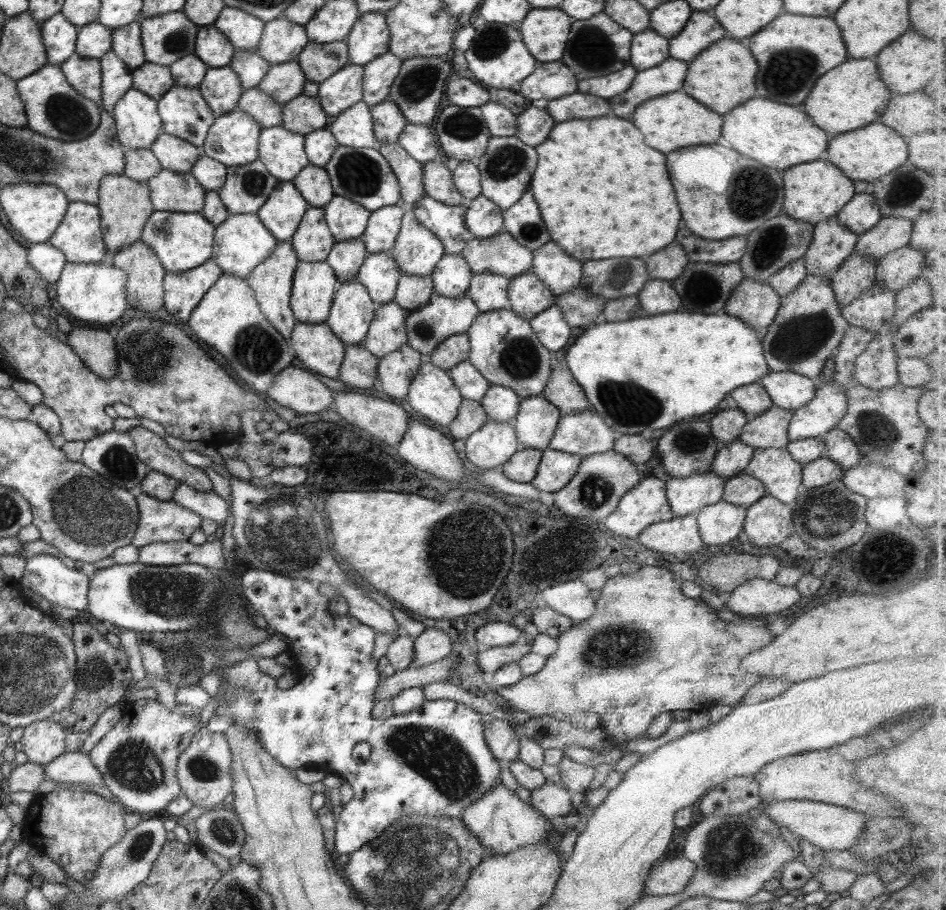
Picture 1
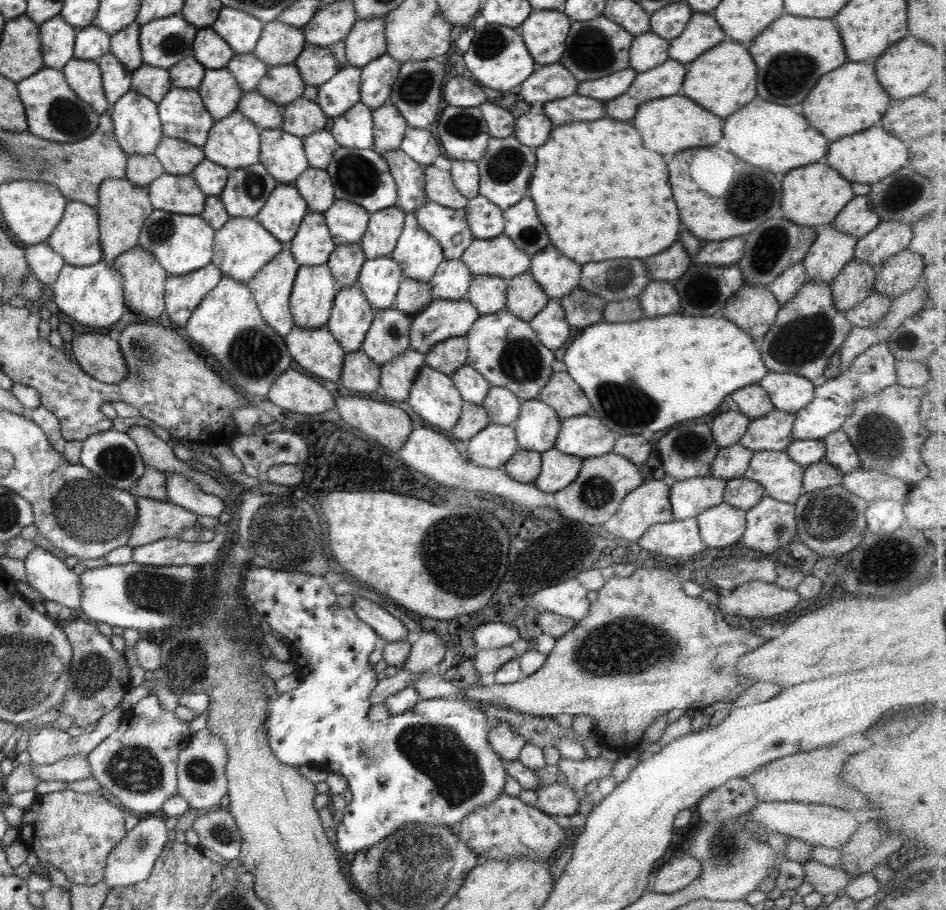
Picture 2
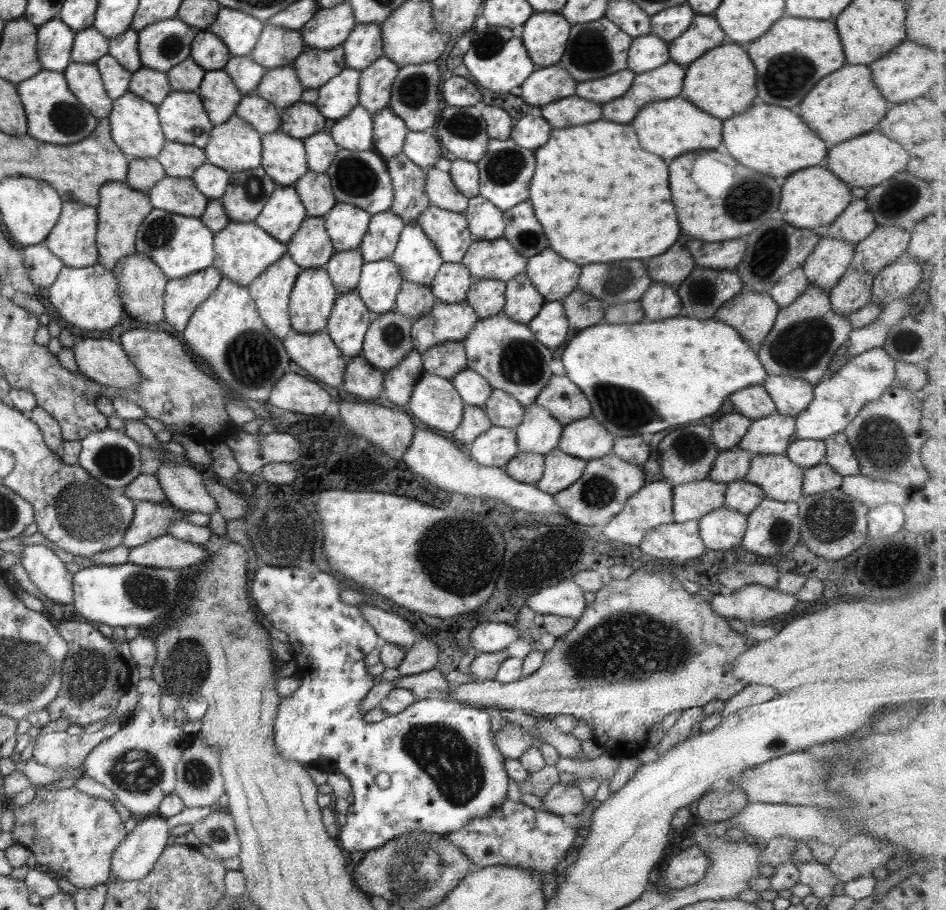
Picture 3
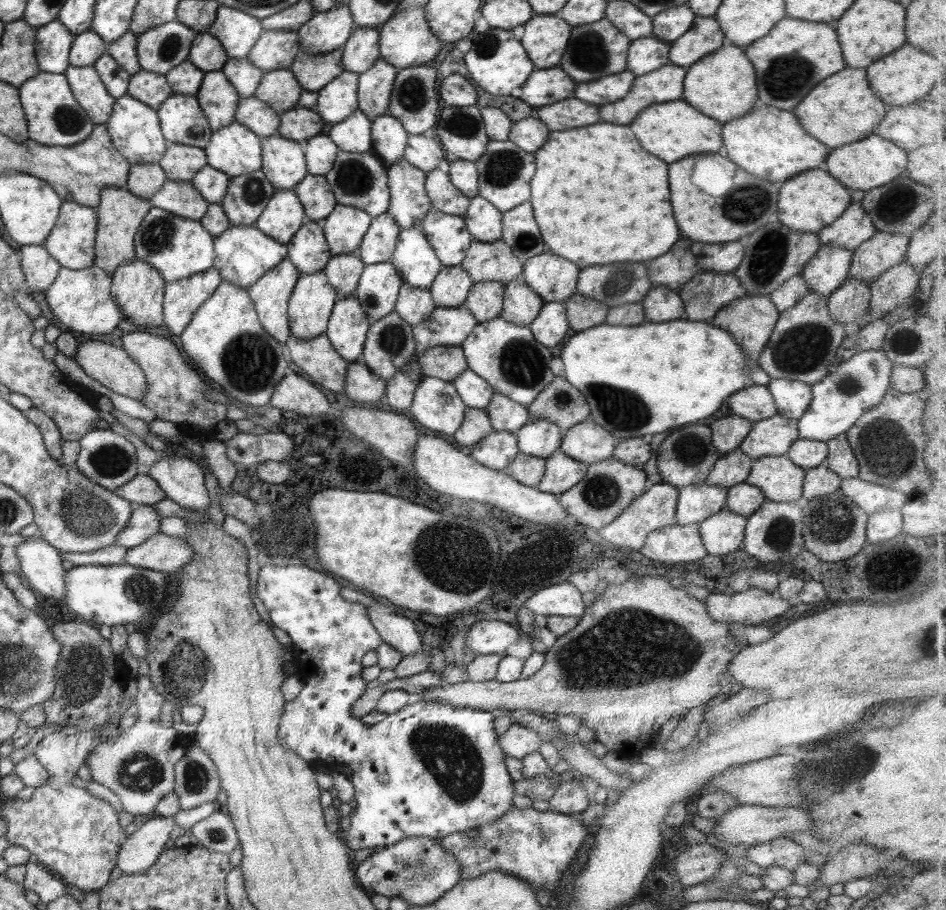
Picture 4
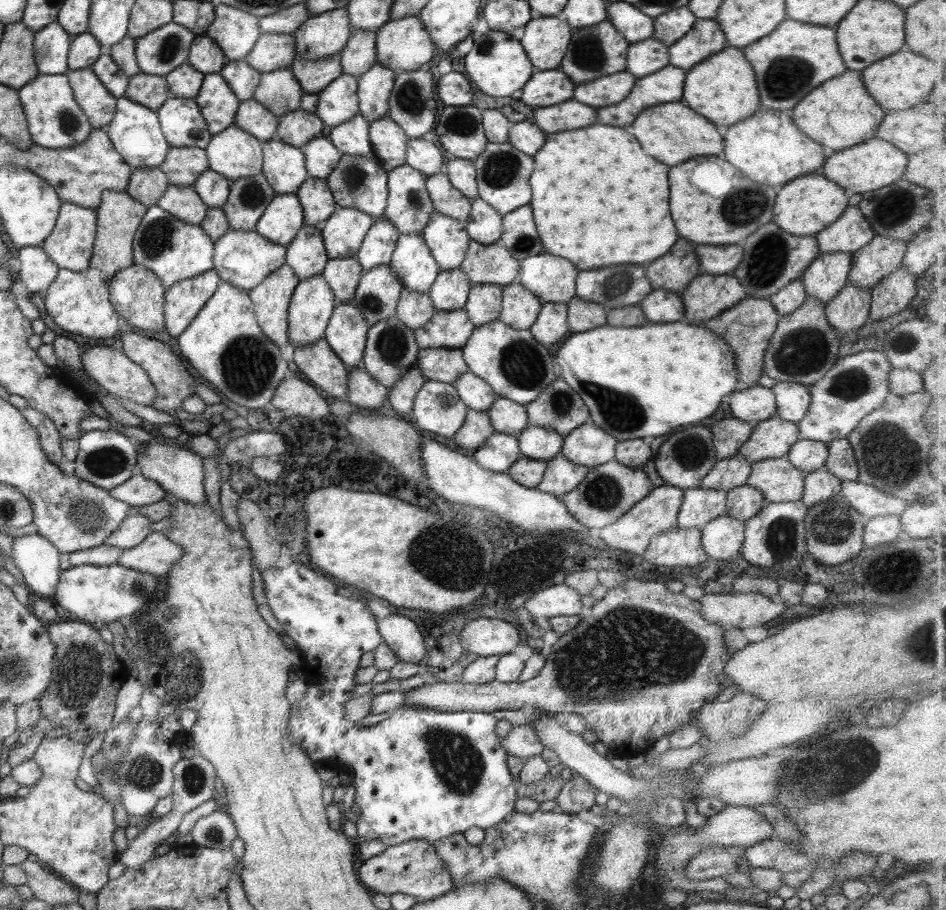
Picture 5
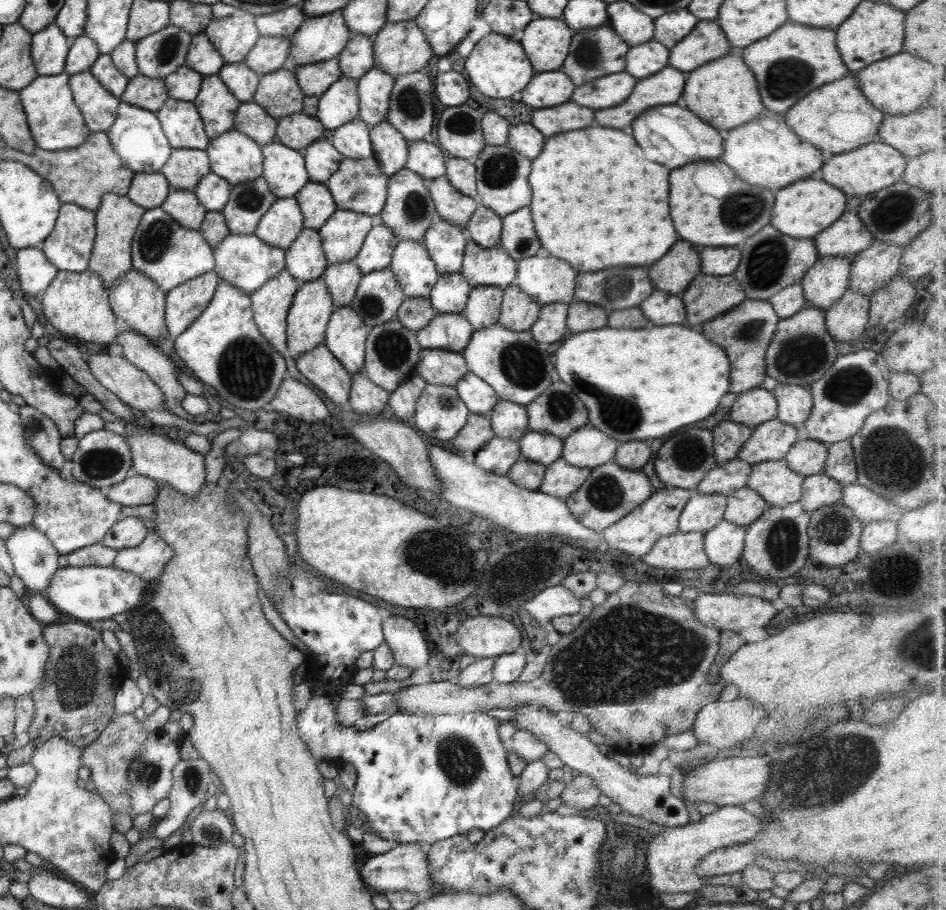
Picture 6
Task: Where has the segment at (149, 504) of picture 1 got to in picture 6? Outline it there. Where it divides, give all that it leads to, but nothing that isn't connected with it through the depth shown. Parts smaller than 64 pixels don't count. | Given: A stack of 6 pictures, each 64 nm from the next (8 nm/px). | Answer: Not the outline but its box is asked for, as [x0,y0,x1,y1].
[99,517,145,549]

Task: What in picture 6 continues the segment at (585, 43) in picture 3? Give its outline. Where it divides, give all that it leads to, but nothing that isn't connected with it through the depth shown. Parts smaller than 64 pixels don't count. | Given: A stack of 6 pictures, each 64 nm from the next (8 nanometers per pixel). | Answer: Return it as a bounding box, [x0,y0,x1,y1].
[561,24,629,86]

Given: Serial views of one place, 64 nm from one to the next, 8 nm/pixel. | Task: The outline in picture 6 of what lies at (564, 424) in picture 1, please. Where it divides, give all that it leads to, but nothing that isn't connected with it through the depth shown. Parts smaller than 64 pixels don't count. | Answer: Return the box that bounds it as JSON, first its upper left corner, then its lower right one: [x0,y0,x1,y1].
[561,424,617,470]

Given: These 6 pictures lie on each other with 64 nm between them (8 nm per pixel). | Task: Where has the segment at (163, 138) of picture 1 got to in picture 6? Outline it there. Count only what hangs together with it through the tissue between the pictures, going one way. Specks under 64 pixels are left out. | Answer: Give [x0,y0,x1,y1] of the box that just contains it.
[160,148,209,191]

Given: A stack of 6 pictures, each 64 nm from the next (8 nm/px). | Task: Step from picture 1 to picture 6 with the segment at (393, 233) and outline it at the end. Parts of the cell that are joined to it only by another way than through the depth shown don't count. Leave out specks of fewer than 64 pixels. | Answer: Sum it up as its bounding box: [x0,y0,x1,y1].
[352,221,398,274]

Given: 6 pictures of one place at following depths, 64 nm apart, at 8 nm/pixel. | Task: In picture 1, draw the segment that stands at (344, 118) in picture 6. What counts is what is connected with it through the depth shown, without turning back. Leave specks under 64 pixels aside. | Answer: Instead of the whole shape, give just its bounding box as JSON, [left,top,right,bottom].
[315,64,362,117]

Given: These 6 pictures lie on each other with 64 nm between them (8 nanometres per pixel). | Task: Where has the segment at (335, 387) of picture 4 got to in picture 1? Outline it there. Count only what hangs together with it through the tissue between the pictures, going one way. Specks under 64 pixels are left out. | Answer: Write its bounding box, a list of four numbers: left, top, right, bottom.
[289,321,344,378]

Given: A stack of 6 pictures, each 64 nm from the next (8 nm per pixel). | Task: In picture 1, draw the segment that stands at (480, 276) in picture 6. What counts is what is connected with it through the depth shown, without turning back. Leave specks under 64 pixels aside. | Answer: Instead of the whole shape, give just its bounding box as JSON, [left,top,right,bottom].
[460,232,532,279]

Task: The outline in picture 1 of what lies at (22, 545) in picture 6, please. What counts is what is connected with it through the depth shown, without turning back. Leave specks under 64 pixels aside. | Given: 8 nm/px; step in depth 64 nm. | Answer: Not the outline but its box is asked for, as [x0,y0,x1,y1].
[18,553,89,611]

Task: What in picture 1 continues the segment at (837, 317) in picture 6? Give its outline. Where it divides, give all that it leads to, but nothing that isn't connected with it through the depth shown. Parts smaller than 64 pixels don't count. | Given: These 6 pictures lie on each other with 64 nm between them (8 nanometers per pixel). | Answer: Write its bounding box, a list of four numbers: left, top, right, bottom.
[829,253,876,308]

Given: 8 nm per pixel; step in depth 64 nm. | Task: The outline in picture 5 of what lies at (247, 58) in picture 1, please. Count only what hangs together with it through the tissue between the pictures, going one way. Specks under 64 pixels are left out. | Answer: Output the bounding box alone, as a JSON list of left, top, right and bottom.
[219,59,260,101]

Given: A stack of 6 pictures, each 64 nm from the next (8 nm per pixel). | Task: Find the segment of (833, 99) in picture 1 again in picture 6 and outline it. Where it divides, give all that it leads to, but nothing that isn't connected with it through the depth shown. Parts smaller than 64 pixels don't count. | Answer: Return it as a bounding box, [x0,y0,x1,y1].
[783,71,885,157]

